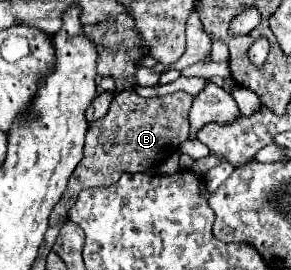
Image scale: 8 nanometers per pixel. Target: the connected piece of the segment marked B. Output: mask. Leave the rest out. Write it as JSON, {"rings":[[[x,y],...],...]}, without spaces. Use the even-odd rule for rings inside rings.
{"rings":[[[123,90],[115,94],[109,112],[91,122],[85,136],[85,156],[79,166],[73,170],[67,190],[63,192],[59,204],[55,204],[49,224],[59,224],[67,216],[69,208],[75,204],[75,198],[83,188],[93,186],[111,186],[119,180],[123,172],[145,172],[159,166],[171,154],[179,150],[179,144],[189,138],[189,108],[193,96],[187,92],[173,92],[167,96],[143,98],[135,90]]]}

